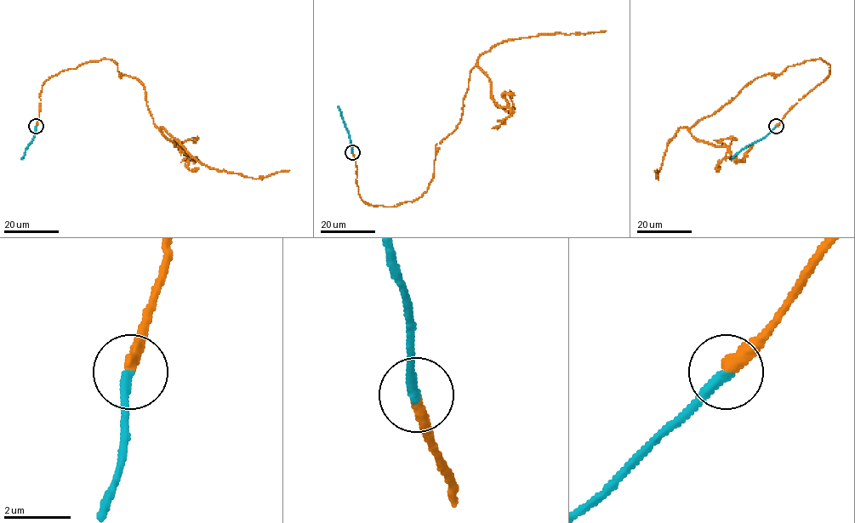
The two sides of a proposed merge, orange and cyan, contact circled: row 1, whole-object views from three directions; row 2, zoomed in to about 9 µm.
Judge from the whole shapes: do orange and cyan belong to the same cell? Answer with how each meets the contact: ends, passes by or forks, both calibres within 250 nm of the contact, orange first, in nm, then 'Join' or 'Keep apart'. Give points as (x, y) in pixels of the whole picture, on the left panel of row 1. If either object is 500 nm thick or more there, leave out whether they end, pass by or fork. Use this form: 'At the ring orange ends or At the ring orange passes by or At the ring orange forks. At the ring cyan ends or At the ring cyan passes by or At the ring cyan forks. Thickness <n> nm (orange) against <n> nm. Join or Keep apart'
At the ring orange ends. At the ring cyan ends. Thickness 360 nm (orange) against 320 nm. Join

